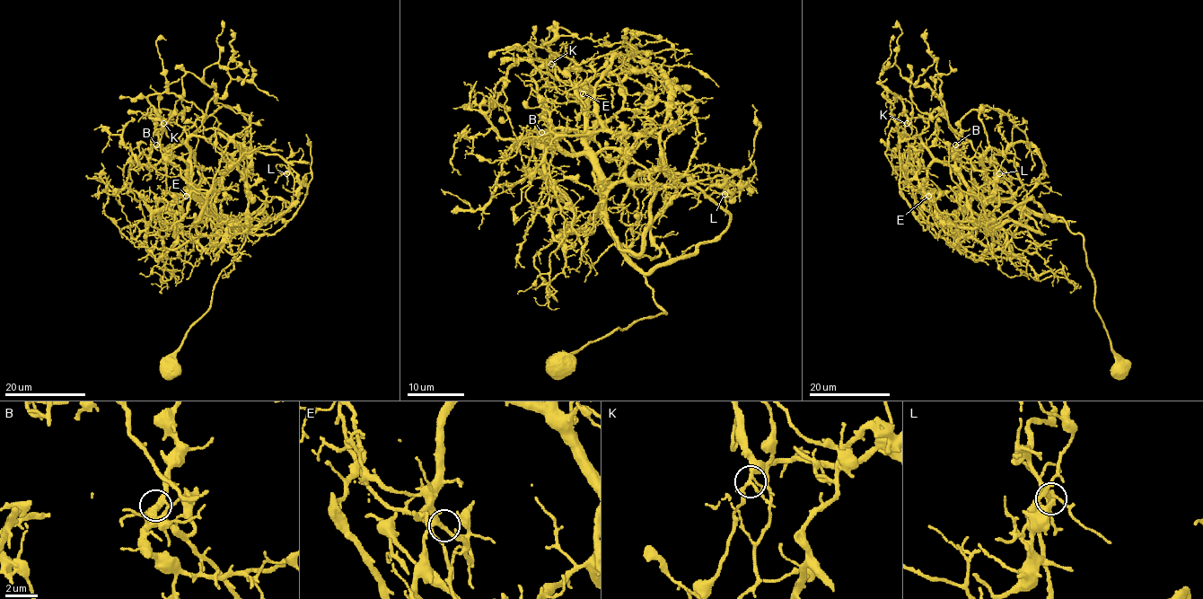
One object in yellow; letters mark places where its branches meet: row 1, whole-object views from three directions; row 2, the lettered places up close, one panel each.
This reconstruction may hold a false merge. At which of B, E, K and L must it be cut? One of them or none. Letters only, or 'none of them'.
L

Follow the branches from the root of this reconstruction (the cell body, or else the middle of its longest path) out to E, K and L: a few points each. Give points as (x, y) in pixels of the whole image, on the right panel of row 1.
E: (1121, 368), (1094, 309), (1081, 234), (1059, 216), (979, 197), (937, 161), (928, 169), (928, 196)
K: (1121, 368), (1094, 309), (1084, 237), (1059, 216), (1018, 205), (943, 117), (907, 123)
L: (1121, 368), (1094, 309), (1084, 237), (1061, 218), (1051, 220), (1032, 198), (992, 220), (998, 173)

